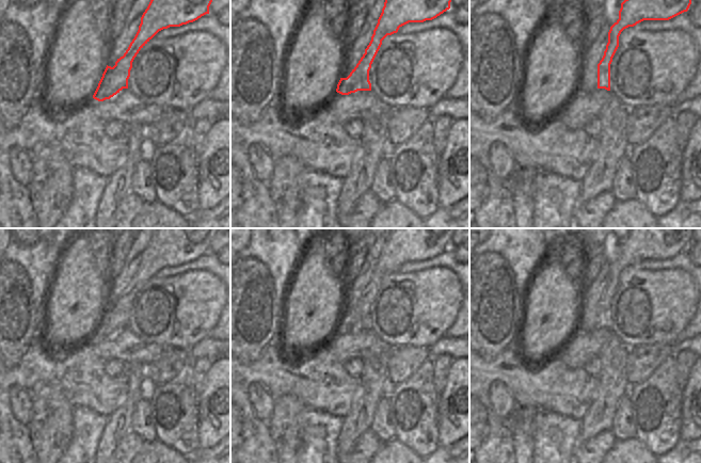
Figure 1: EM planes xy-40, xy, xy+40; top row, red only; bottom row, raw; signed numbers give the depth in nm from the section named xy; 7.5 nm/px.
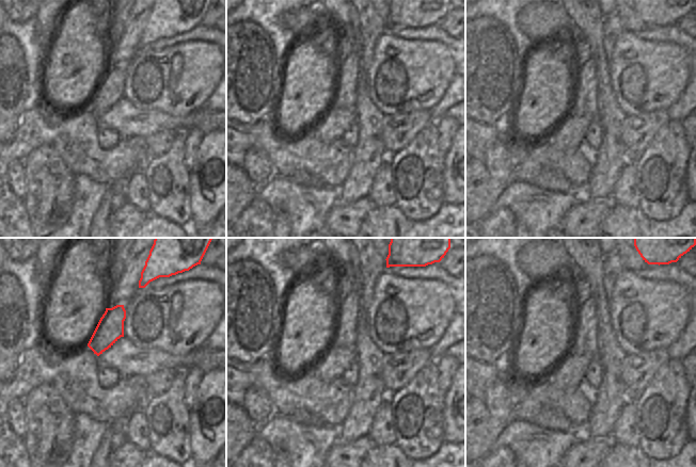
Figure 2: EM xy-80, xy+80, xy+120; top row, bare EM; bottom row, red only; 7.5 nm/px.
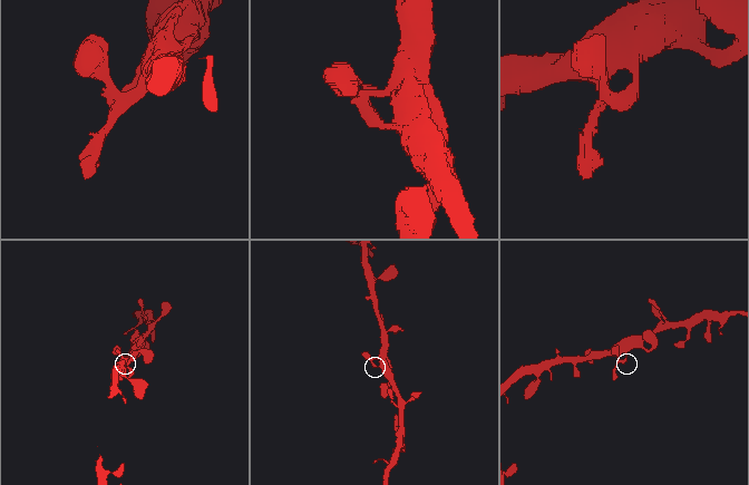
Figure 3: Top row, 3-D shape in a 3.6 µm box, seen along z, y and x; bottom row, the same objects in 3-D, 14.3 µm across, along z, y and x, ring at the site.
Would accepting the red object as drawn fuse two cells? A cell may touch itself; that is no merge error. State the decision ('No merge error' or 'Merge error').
No merge error.

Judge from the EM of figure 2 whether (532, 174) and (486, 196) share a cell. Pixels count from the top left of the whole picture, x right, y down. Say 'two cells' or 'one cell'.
one cell

